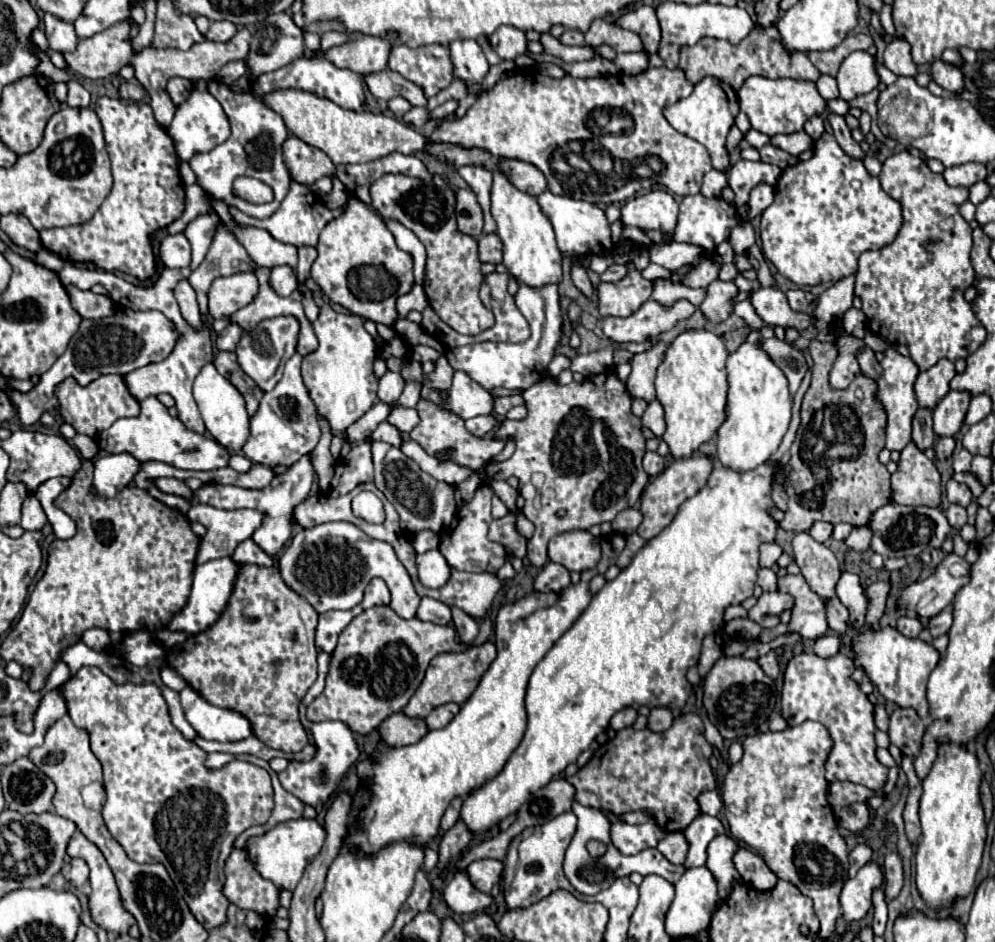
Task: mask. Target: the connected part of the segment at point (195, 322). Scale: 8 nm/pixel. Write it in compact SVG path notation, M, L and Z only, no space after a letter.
M180 281L174 289L174 295L178 299L180 311L184 315L184 319L192 325L192 327L200 327L202 325L202 315L198 309L198 301L196 301L196 293L194 289L188 285L188 281Z

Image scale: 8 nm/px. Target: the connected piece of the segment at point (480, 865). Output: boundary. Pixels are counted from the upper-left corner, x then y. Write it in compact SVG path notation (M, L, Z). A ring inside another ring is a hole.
M480 859L466 867L466 875L470 877L470 881L484 893L490 893L494 883L500 881L502 871L504 871L504 863L492 859Z

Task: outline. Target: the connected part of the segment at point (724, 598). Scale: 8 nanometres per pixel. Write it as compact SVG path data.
M766 461L744 473L716 465L706 487L684 501L674 521L660 535L650 539L614 581L608 581L602 591L592 597L580 621L556 641L530 677L526 693L528 727L522 743L492 781L464 799L460 817L470 831L486 831L500 819L516 813L532 793L548 785L552 777L574 763L596 735L608 729L612 715L620 709L646 705L650 709L670 707L678 711L686 705L692 693L686 671L698 665L704 637L724 627L724 611L730 605L740 605L754 595L760 545L764 541L776 541L778 531L778 523L770 515L770 511L776 509L772 489L774 485L784 485L784 481L788 481L788 463L778 465Z

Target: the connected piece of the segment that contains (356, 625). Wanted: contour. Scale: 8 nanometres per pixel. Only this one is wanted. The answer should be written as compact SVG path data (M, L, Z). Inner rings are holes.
M372 607L362 611L342 631L338 647L332 653L326 689L308 705L310 721L344 721L352 731L366 735L380 723L408 705L424 679L432 657L444 651L464 651L450 625L426 623L420 619L402 619L390 607Z

